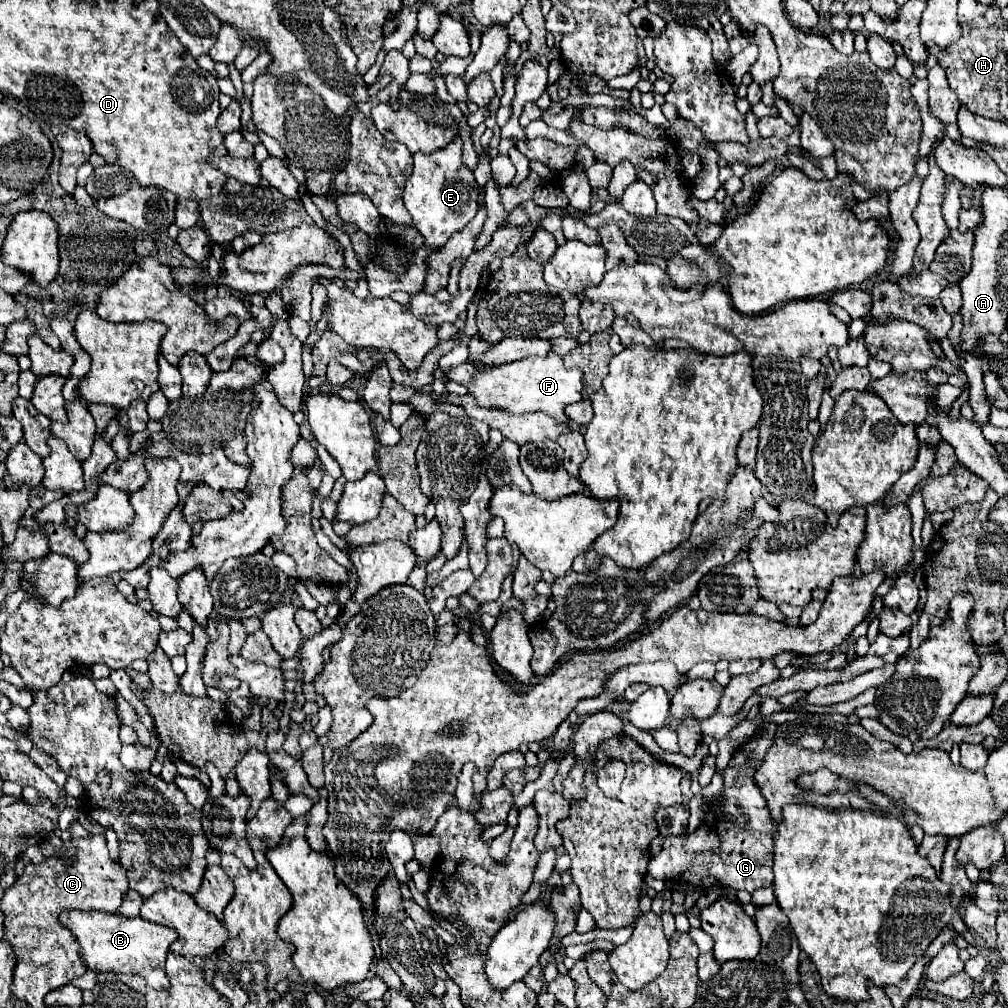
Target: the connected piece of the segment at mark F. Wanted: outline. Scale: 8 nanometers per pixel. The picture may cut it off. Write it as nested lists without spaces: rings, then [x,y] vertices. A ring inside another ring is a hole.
[[[549,353],[547,357],[527,357],[497,367],[475,365],[473,361],[465,361],[449,369],[447,377],[451,381],[465,385],[469,395],[473,395],[481,407],[503,409],[511,415],[543,411],[549,413],[551,417],[557,417],[557,421],[567,421],[567,415],[563,411],[565,405],[581,401],[581,391],[583,391],[581,371],[565,369],[563,359],[555,353]]]

